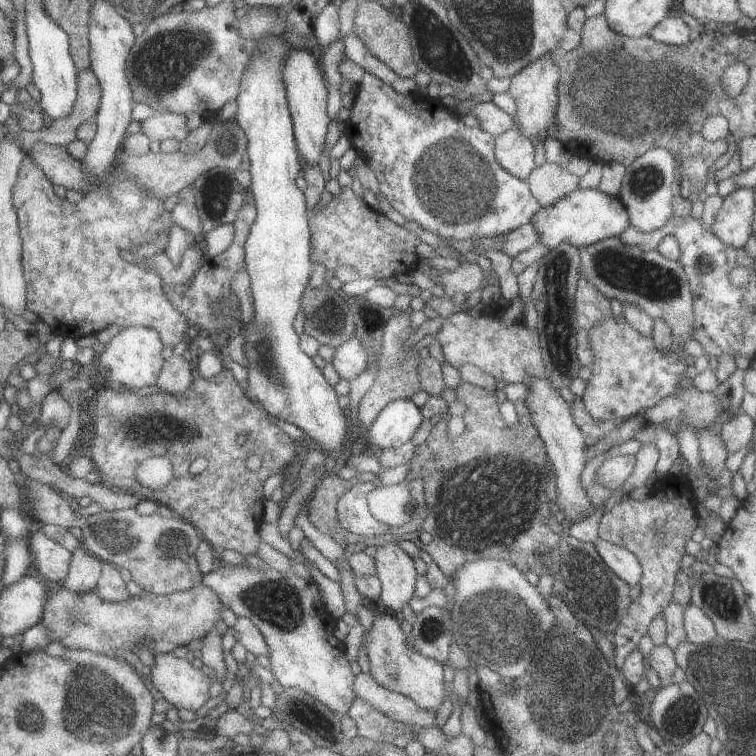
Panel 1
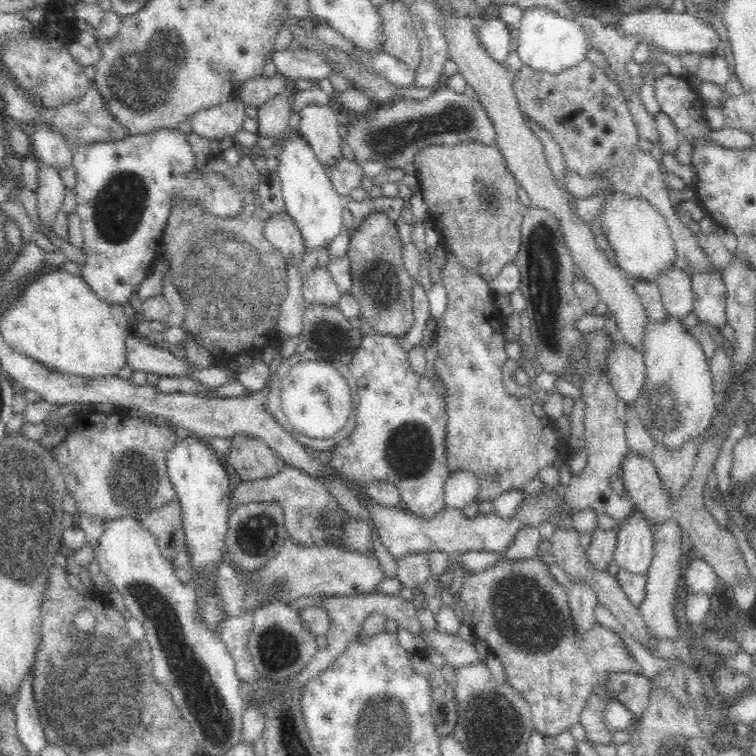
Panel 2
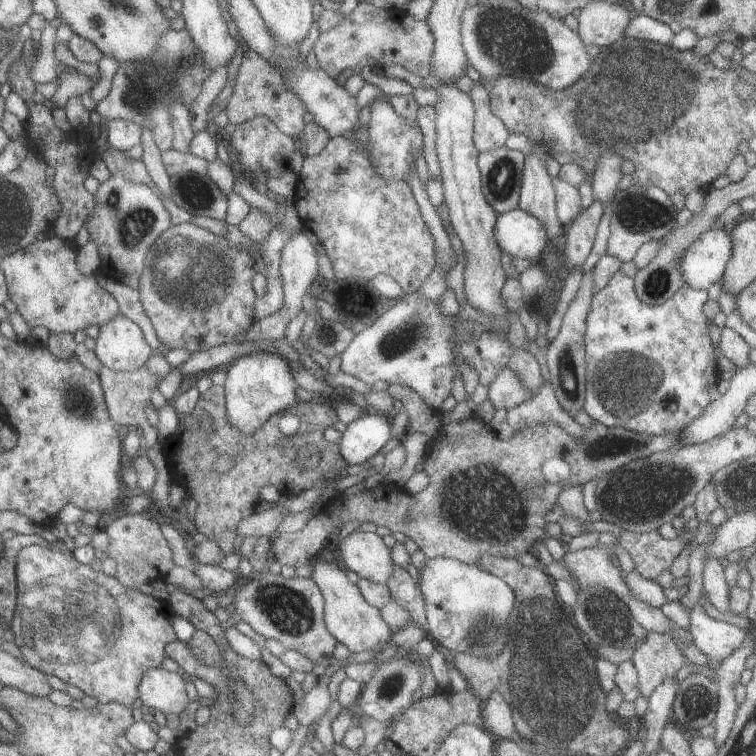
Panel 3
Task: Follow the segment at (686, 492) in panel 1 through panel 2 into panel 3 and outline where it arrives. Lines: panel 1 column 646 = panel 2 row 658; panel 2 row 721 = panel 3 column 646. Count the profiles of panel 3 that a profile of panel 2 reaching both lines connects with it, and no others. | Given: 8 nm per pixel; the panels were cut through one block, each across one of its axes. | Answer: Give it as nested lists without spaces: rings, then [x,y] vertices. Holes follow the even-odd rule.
[[[624,529],[618,542],[634,561],[633,572],[650,581],[661,579],[683,549],[689,546],[684,536],[678,534],[673,539],[664,539],[659,530],[634,533]]]

